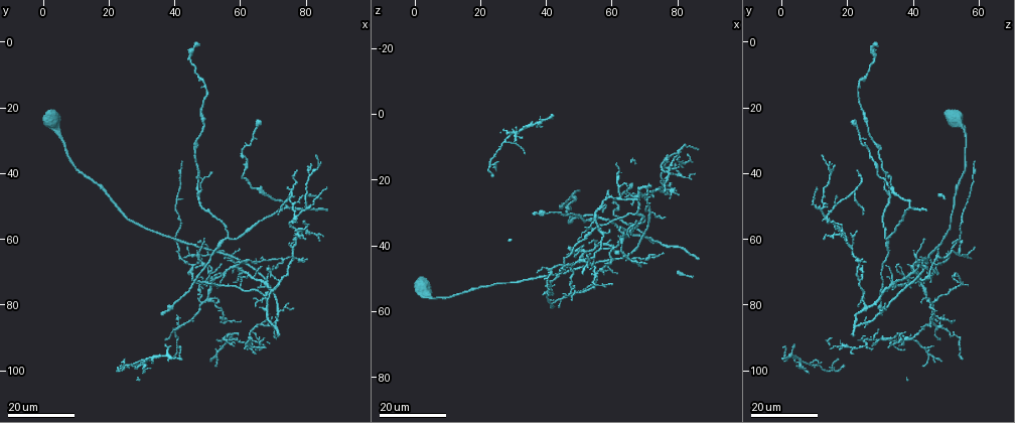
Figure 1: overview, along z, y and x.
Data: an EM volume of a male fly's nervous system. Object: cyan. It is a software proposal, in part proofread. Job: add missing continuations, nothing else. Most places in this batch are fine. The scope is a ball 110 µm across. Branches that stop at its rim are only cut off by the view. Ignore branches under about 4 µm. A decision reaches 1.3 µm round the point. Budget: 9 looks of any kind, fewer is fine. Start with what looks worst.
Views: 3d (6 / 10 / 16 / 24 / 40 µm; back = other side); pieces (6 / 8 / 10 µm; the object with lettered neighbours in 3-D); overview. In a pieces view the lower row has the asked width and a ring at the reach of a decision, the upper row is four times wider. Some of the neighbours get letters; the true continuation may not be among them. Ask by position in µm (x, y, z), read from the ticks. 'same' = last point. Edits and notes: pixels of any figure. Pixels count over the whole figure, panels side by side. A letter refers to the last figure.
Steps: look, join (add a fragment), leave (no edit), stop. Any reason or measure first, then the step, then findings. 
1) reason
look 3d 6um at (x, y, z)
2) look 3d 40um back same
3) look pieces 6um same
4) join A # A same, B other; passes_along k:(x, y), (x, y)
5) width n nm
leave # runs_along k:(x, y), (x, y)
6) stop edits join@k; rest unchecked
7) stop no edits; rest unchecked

end of a long branch
look 3d 24um at (71.0, 69.0, 43.5)

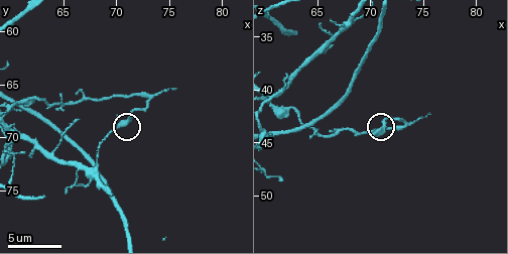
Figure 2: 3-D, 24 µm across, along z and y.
look pieces 8um at (70.2, 69.0, 44.2)

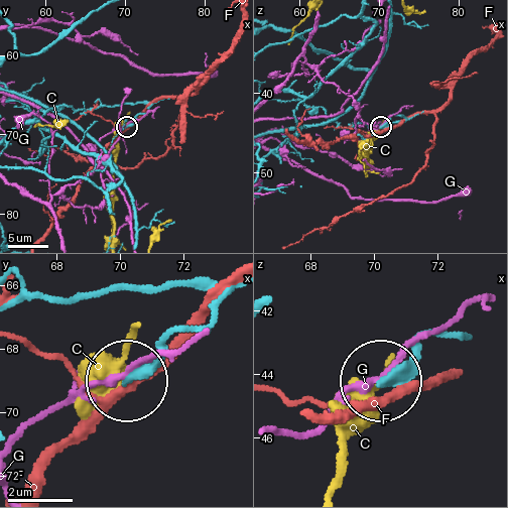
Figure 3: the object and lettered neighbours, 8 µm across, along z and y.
leave # C other, F other, G other; none of them fits

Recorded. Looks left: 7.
tapers out
look 3d 24um at (40.5, 83.0, 49.0)

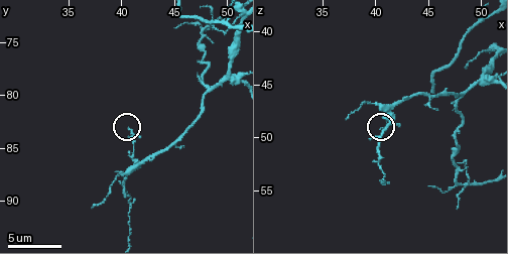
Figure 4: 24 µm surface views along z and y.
look pieces 10um same

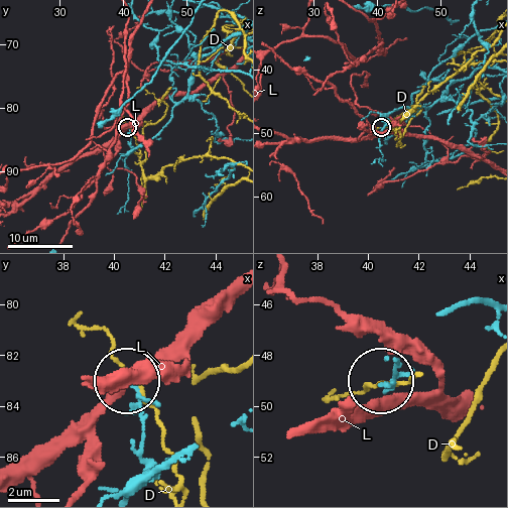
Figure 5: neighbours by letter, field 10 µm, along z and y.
leave # D other, L other; none of them fits

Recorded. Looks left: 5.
look 3d 16um at (41.5, 65.5, 57.5)

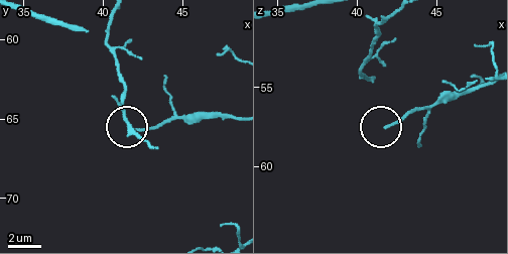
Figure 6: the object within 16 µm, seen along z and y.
look pieces 10um same

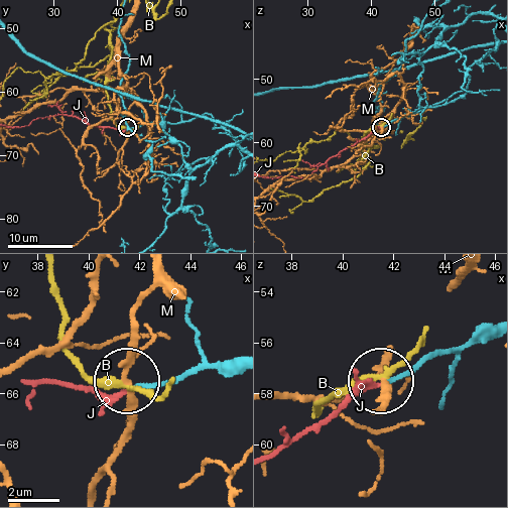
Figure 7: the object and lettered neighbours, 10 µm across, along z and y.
join J # B other, J same, M other; passes_along 7:(202, 372), (134, 391), (28, 385); the neuron continues

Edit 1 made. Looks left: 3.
look overview

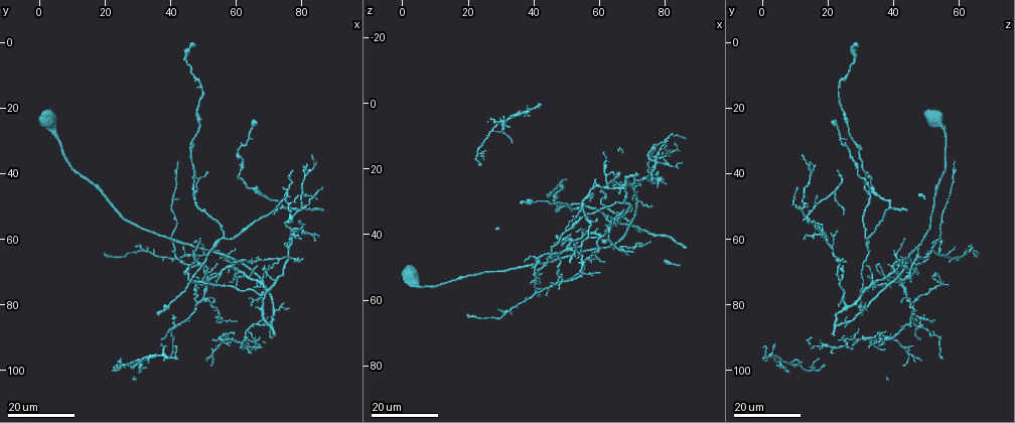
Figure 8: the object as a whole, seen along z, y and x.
tapers out
look 3d 16um at (33.0, 63.0, 63.0)

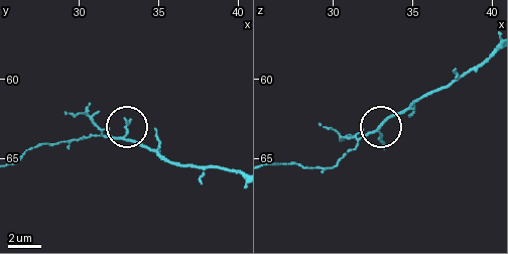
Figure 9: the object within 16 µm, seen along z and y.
look pieces 6um at (32.9, 62.5, 63.7)

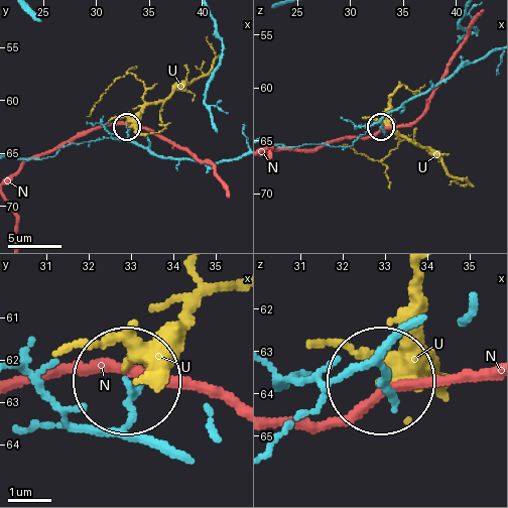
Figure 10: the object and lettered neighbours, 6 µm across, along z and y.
leave # N other, U other; runs_along 10:(164, 450), (135, 435), (132, 388); none of them fits

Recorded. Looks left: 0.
stop edits join@7; rest unchecked

